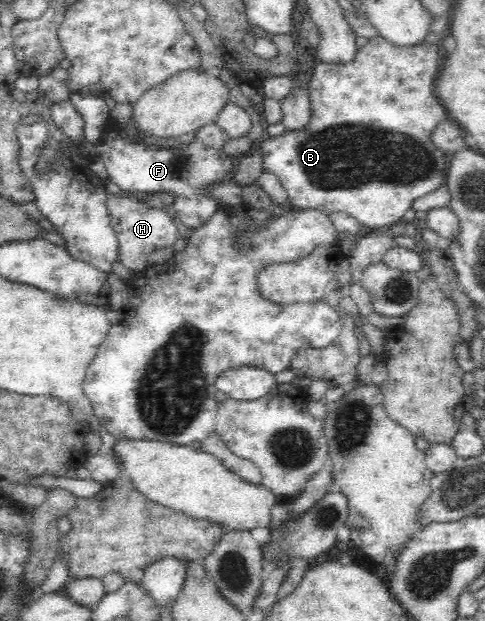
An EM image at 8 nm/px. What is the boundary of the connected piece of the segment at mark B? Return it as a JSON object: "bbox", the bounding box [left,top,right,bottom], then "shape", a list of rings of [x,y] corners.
{"bbox":[260,35,450,230],"shape":[[[381,35],[368,39],[351,65],[317,65],[306,90],[312,111],[309,126],[280,136],[265,136],[260,141],[263,168],[279,178],[292,208],[347,212],[363,227],[378,230],[403,221],[403,214],[413,202],[444,186],[450,159],[433,142],[433,130],[447,118],[447,107],[435,90],[439,70],[441,54],[437,43],[399,47]]]}

